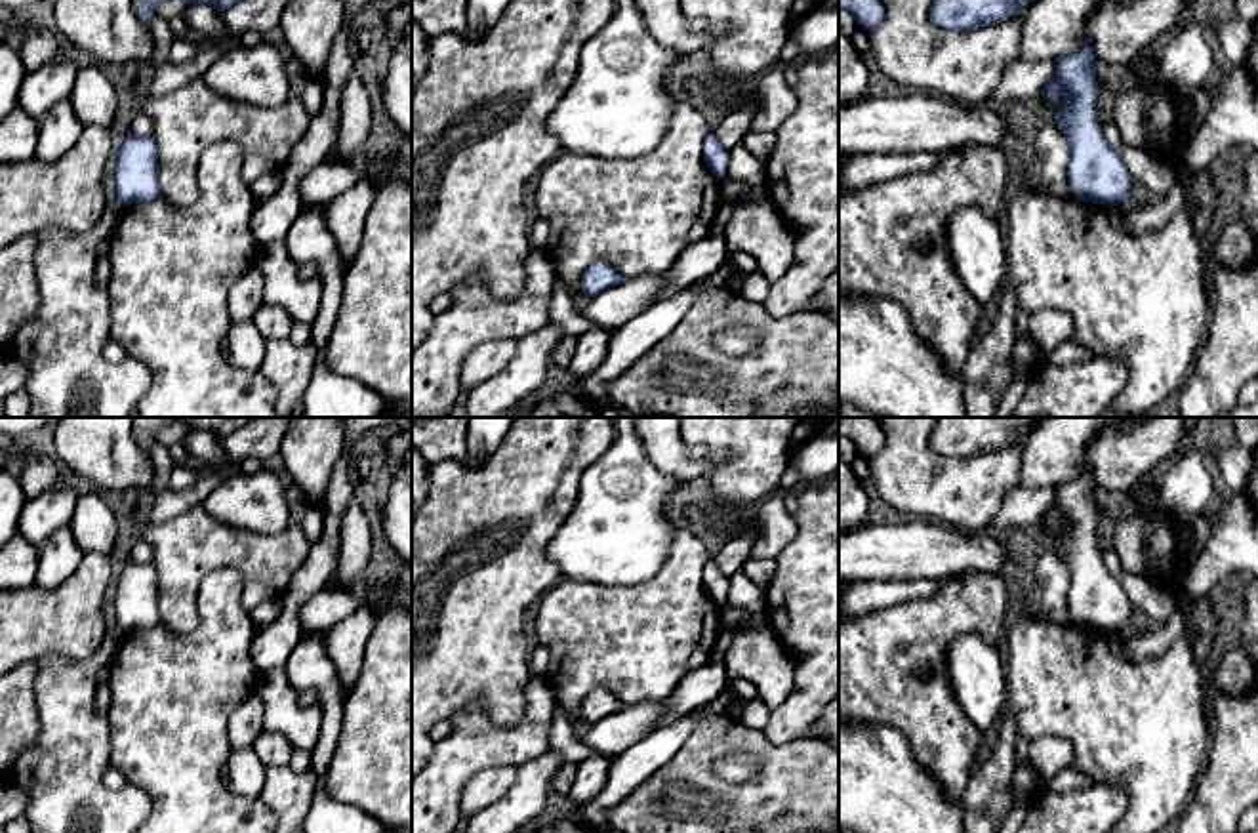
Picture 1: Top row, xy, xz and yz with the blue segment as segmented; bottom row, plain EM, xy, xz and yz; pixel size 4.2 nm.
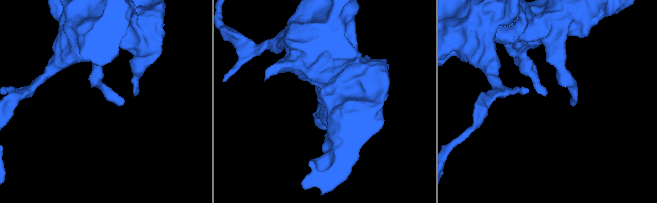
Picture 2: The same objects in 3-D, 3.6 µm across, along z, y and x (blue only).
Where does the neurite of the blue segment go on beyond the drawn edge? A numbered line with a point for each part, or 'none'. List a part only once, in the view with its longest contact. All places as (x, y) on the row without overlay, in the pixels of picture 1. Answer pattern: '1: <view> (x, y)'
none

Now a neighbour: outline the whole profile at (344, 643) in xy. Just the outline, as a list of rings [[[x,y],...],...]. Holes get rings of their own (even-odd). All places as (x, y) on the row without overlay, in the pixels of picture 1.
[[[358,608],[335,625],[307,633],[303,637],[316,637],[322,640],[328,658],[332,660],[343,698],[349,696],[355,686],[364,661],[364,646],[374,631],[375,612],[374,608]]]

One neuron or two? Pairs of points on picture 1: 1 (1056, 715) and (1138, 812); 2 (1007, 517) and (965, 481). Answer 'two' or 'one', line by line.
1: one
2: two

